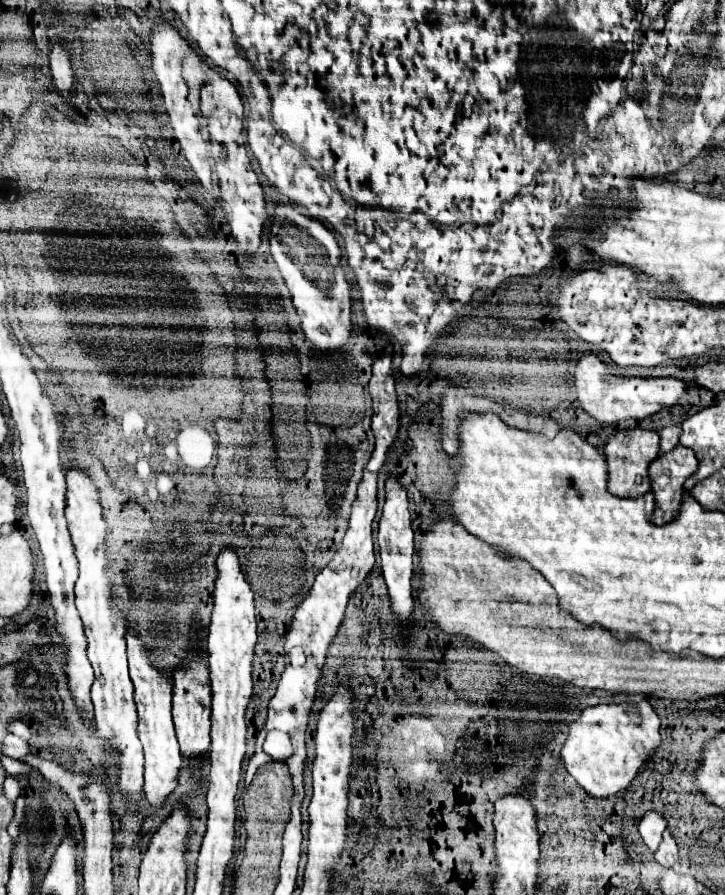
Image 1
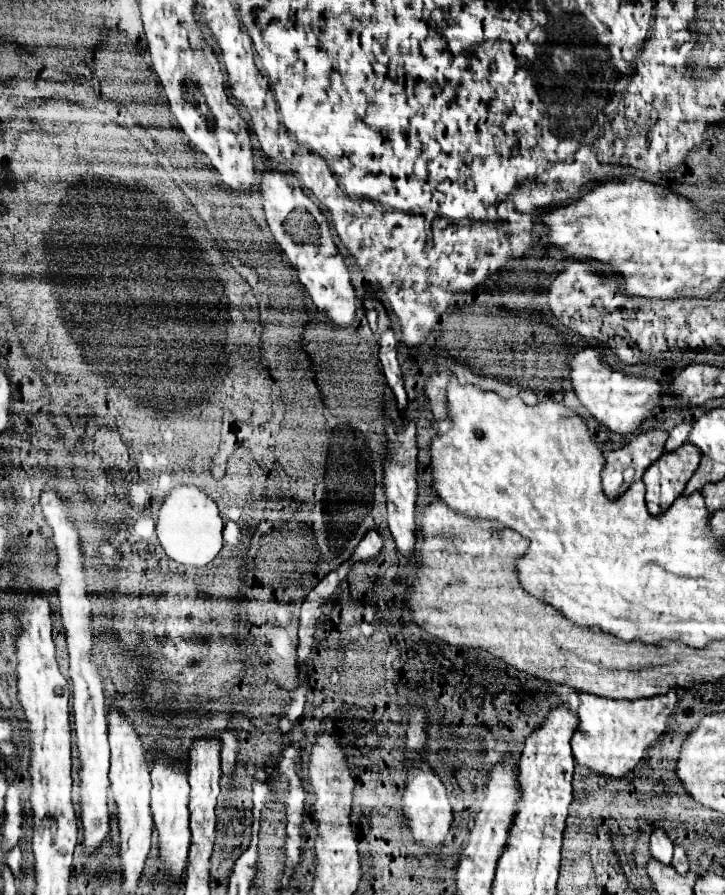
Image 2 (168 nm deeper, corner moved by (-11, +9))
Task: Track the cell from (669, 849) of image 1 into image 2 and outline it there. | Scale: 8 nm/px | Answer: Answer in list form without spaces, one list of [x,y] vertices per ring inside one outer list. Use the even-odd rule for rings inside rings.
[[[674,846],[672,866],[674,866],[674,868],[680,872],[680,874],[686,874],[686,872],[688,872],[688,856],[686,856],[684,848],[680,848],[680,846]]]

